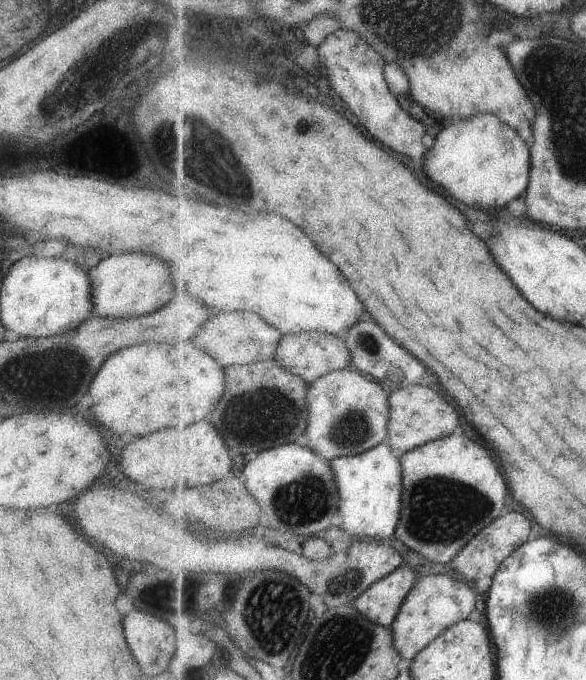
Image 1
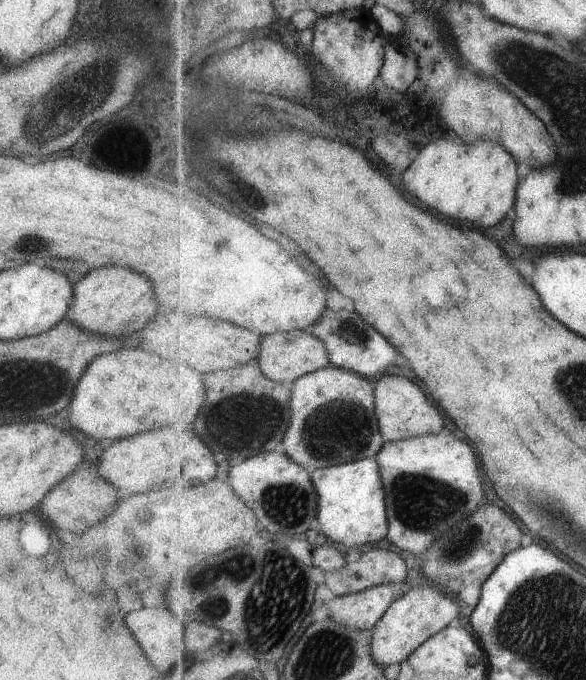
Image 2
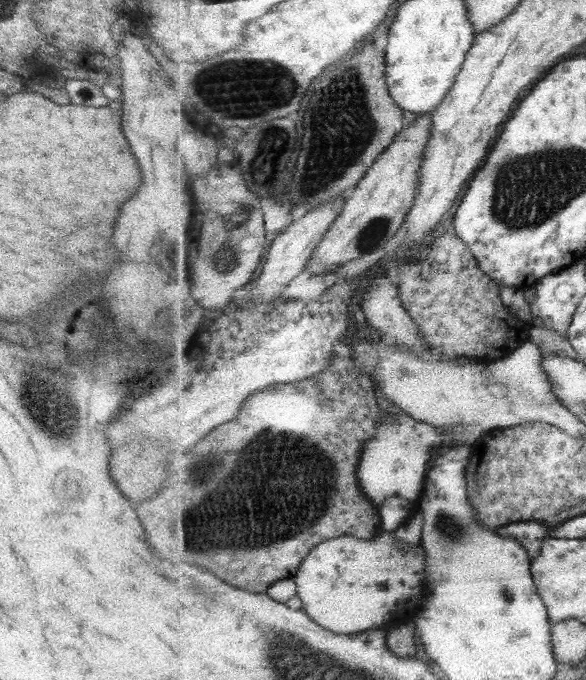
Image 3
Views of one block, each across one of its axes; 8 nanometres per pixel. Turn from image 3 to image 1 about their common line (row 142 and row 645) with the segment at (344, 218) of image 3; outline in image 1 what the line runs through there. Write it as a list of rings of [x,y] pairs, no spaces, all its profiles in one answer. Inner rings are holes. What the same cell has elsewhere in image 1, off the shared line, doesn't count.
[[[449,574],[427,575],[419,578],[414,588],[406,596],[398,616],[390,624],[395,648],[400,652],[403,662],[410,663],[450,626],[474,617],[477,604],[477,591],[465,580],[451,578]]]

